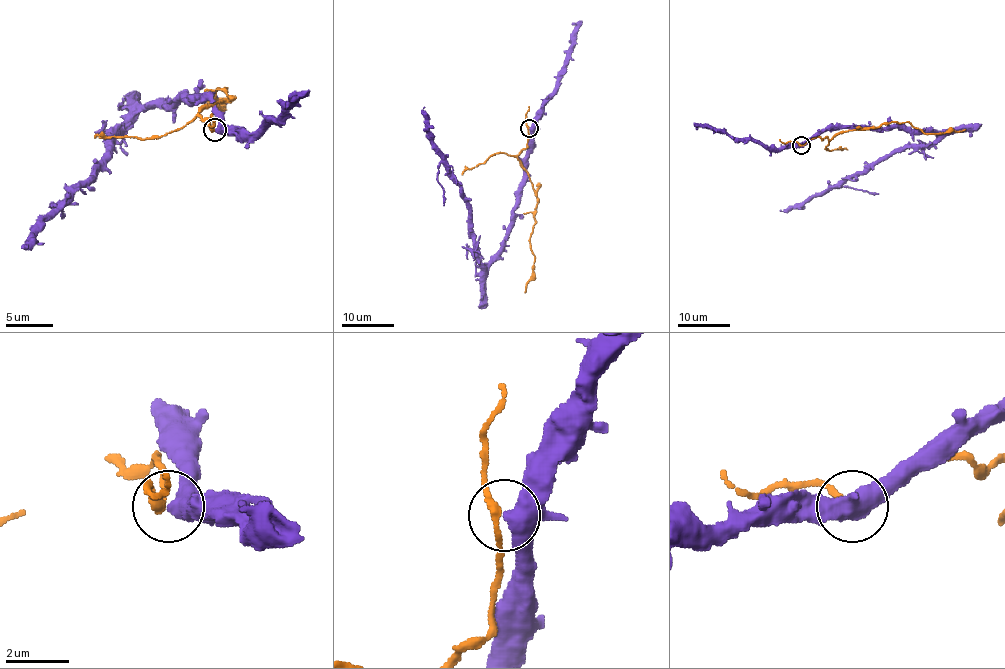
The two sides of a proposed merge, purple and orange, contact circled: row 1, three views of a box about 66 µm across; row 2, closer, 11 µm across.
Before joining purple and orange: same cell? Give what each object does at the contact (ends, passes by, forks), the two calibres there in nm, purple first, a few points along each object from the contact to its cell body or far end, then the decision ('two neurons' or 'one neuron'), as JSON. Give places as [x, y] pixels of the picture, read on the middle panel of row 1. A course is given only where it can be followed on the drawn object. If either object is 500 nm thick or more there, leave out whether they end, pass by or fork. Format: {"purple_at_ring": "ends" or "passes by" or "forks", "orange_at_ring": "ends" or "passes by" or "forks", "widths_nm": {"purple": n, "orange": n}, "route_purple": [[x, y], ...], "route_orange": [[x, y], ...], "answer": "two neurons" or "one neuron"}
{"purple_at_ring": "passes by", "orange_at_ring": "passes by", "widths_nm": {"purple": 440, "orange": 240}, "route_purple": [[529, 128], [525, 184], [510, 232], [504, 246], [482, 263], [470, 205], [433, 141], [424, 107]], "route_orange": [[529, 128], [526, 147], [517, 158], [529, 175], [537, 198], [530, 238], [534, 255], [533, 276], [525, 292]], "answer": "two neurons"}

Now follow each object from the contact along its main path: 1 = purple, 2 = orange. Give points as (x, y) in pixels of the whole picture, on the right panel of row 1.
1: (801, 145), (833, 128), (905, 128), (931, 130), (936, 135), (927, 145), (893, 150), (850, 179), (780, 210)
2: (801, 145), (820, 137), (831, 139), (848, 130), (894, 122), (911, 124), (928, 134), (965, 129)

